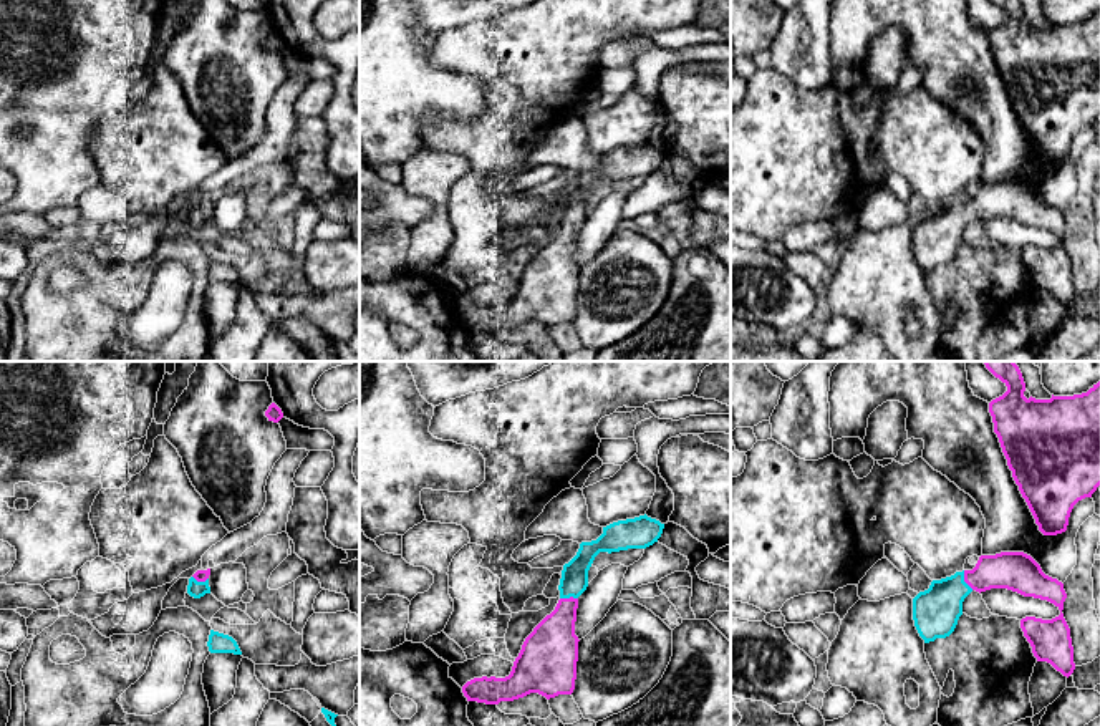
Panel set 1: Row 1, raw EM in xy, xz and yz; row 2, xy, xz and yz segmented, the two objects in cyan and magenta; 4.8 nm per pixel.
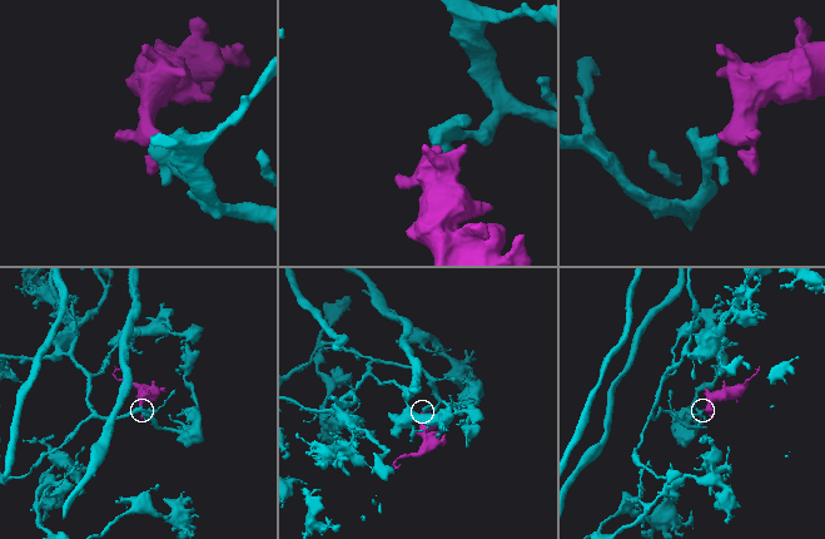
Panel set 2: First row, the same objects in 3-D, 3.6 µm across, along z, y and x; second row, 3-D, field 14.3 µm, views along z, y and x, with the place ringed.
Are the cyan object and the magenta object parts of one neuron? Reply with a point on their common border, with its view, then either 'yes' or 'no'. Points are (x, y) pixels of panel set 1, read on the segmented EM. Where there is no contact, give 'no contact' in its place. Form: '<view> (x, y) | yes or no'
yz (963, 580) | yes

